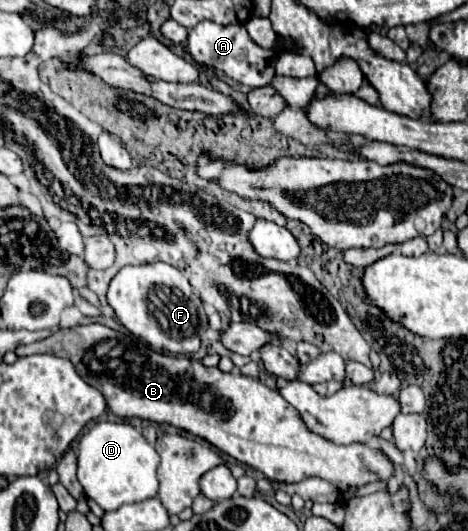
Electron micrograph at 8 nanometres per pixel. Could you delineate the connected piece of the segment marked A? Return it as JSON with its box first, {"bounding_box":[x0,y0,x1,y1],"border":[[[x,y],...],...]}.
{"bounding_box":[183,20,291,88],"border":[[[211,20],[199,22],[189,32],[187,42],[183,44],[183,50],[191,56],[191,60],[195,60],[197,64],[215,68],[215,70],[227,74],[229,78],[233,78],[233,80],[249,86],[249,88],[261,88],[261,86],[267,86],[271,82],[271,78],[275,76],[275,58],[277,58],[279,48],[285,50],[291,46],[279,38],[275,50],[263,50],[261,46],[257,46],[251,40],[245,26],[241,26],[241,24],[221,26],[221,24],[215,24]]]}

